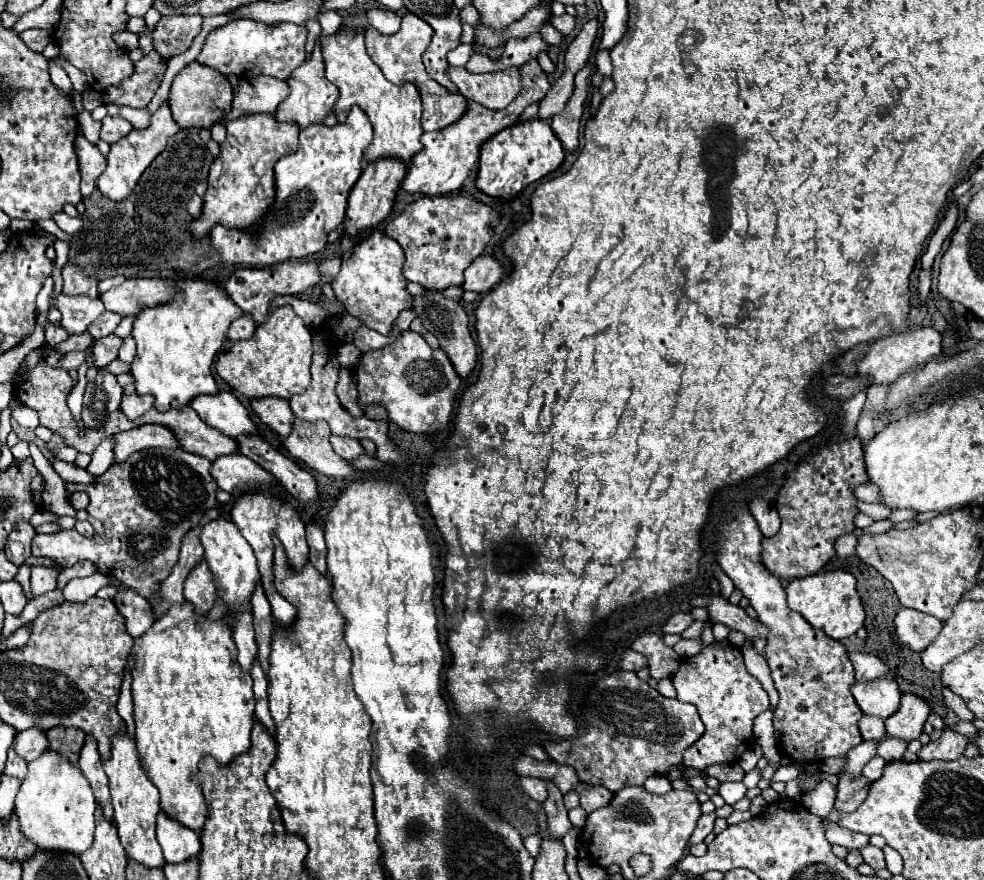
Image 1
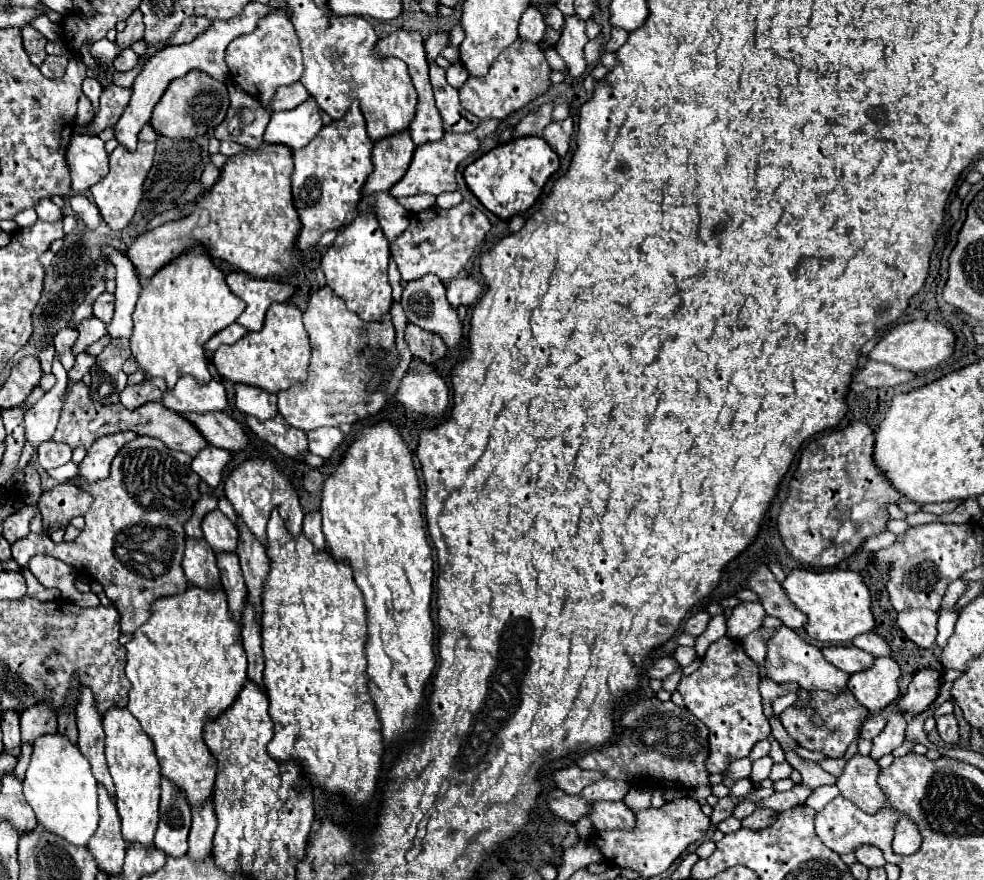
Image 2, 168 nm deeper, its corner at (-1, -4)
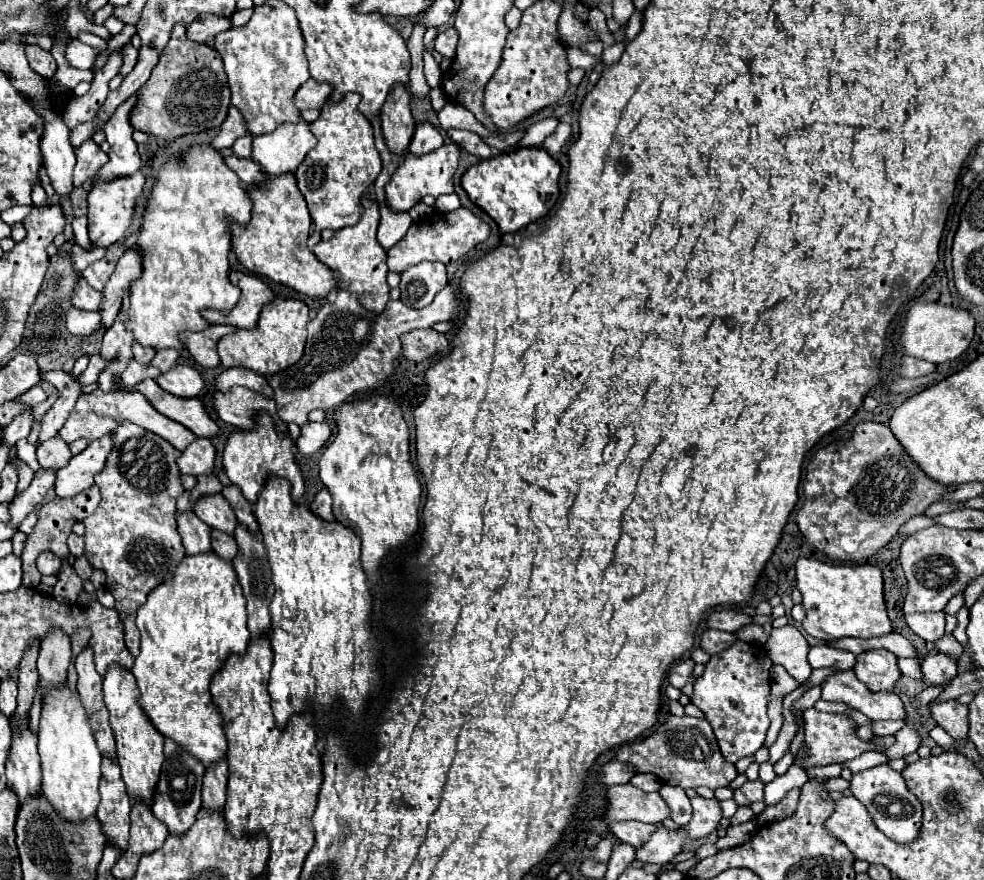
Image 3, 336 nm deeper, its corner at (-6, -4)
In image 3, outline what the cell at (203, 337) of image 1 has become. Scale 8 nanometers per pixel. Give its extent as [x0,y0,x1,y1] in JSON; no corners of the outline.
[129,145,251,355]

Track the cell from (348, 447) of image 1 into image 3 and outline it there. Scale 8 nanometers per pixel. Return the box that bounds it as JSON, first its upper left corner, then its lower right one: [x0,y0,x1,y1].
[297,423,331,455]

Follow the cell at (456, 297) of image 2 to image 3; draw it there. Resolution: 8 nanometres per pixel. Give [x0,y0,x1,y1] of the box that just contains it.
[269,285,463,427]

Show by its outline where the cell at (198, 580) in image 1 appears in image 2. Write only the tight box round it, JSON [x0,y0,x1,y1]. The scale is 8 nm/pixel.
[182,537,220,587]

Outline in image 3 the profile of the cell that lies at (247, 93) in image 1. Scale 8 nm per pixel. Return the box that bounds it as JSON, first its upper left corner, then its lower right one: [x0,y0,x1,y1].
[293,79,331,111]

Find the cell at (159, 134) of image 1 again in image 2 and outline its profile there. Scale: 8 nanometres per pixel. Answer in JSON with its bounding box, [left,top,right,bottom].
[90,143,154,231]

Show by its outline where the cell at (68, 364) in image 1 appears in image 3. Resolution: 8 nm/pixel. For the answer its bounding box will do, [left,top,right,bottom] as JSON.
[17,385,47,405]

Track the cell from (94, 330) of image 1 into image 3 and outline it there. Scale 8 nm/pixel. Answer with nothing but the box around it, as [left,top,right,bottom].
[67,309,101,335]

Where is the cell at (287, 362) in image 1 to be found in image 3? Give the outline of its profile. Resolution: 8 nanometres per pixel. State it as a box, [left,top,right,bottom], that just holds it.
[219,299,309,377]

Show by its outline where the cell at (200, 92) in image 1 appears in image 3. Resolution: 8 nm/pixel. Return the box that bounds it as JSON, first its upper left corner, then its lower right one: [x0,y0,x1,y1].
[131,25,231,141]

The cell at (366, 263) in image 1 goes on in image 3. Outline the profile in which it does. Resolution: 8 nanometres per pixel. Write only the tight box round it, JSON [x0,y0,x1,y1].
[315,201,389,315]

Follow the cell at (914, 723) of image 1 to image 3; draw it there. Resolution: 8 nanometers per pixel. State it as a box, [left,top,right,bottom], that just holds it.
[921,653,957,687]

